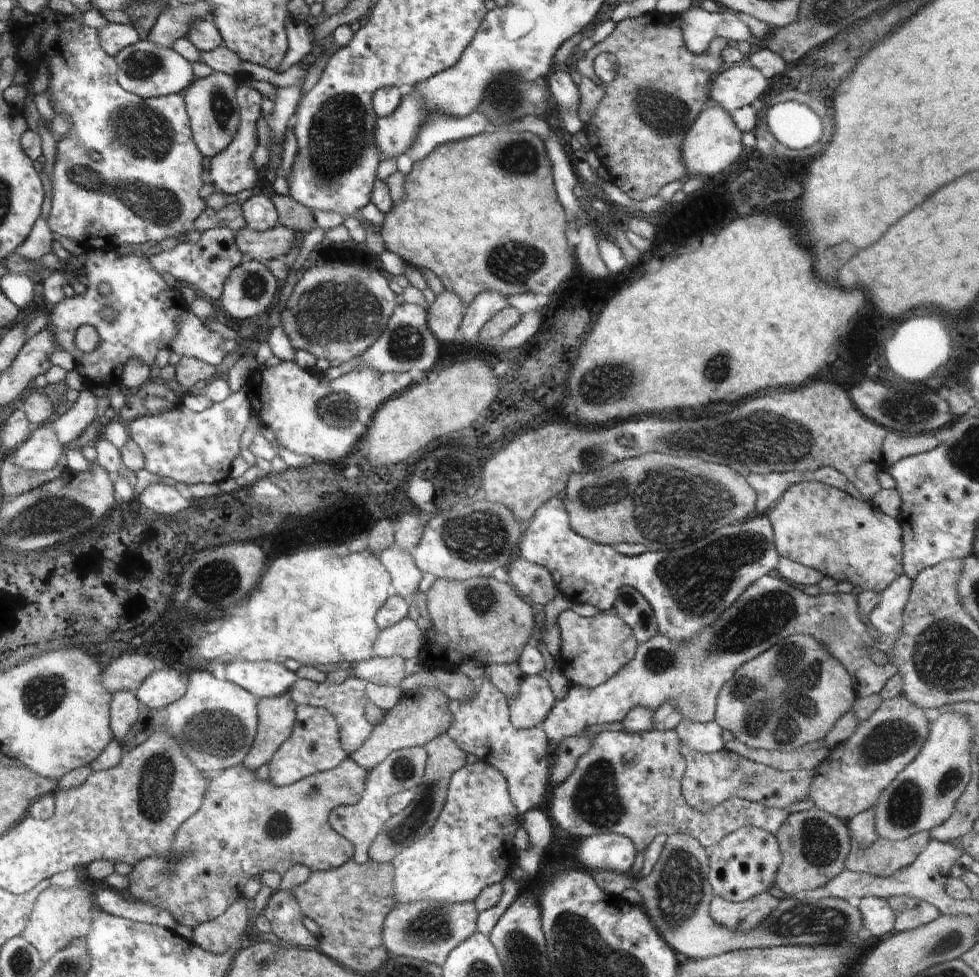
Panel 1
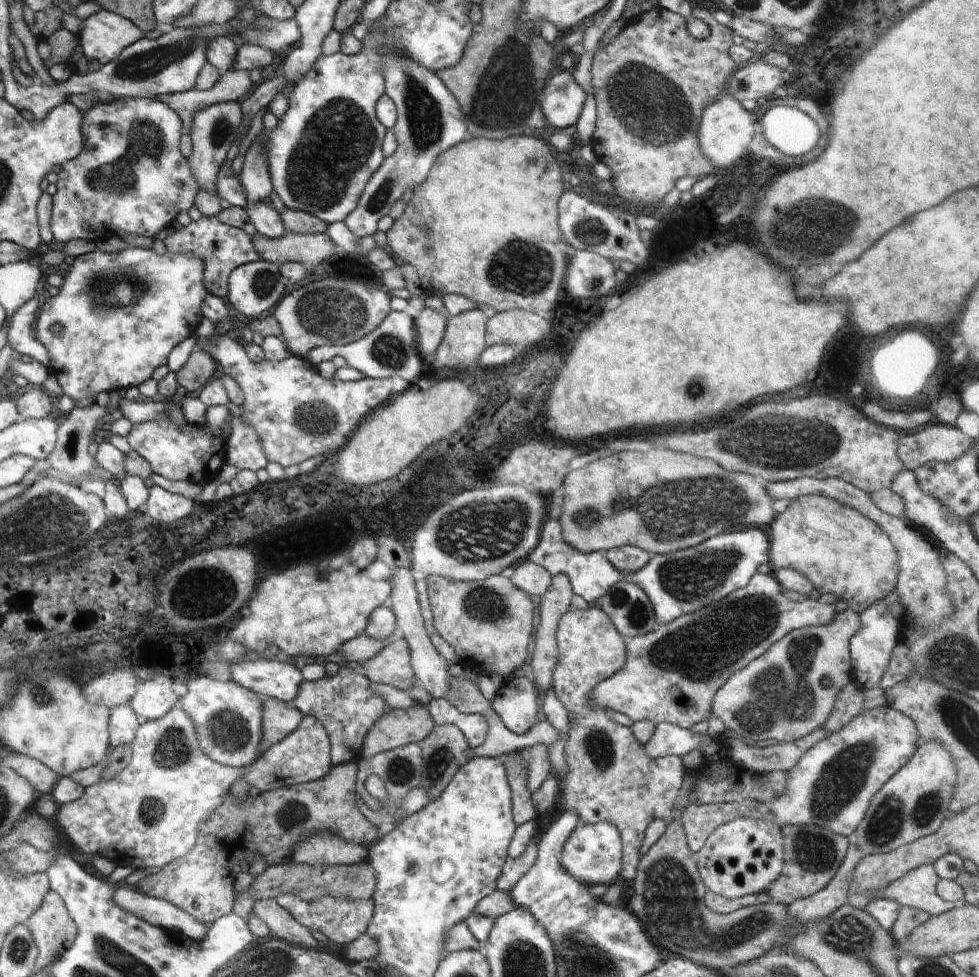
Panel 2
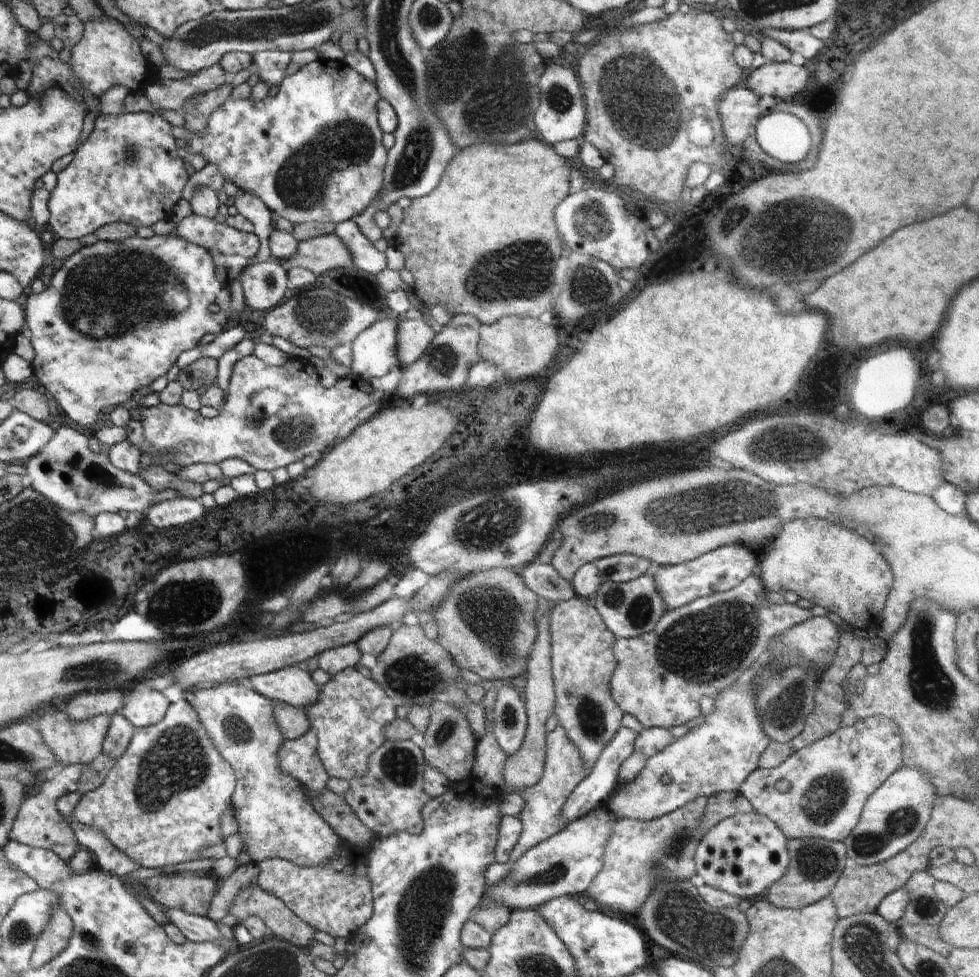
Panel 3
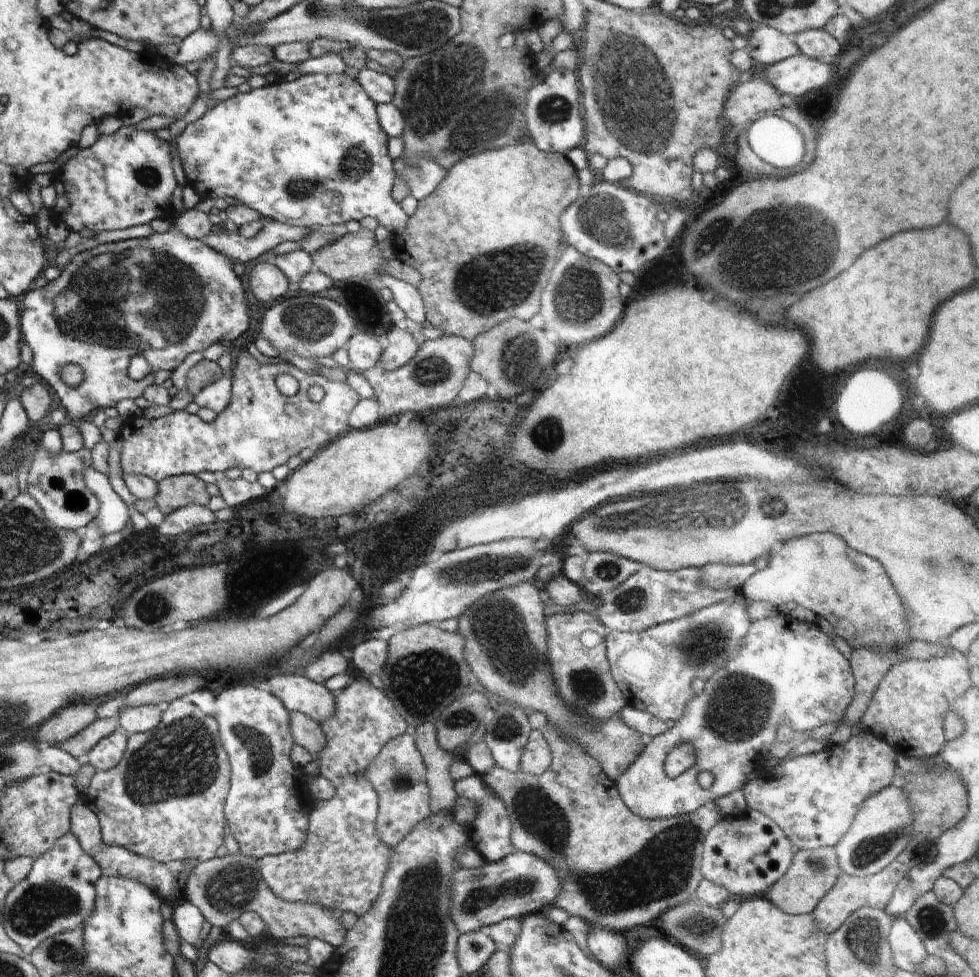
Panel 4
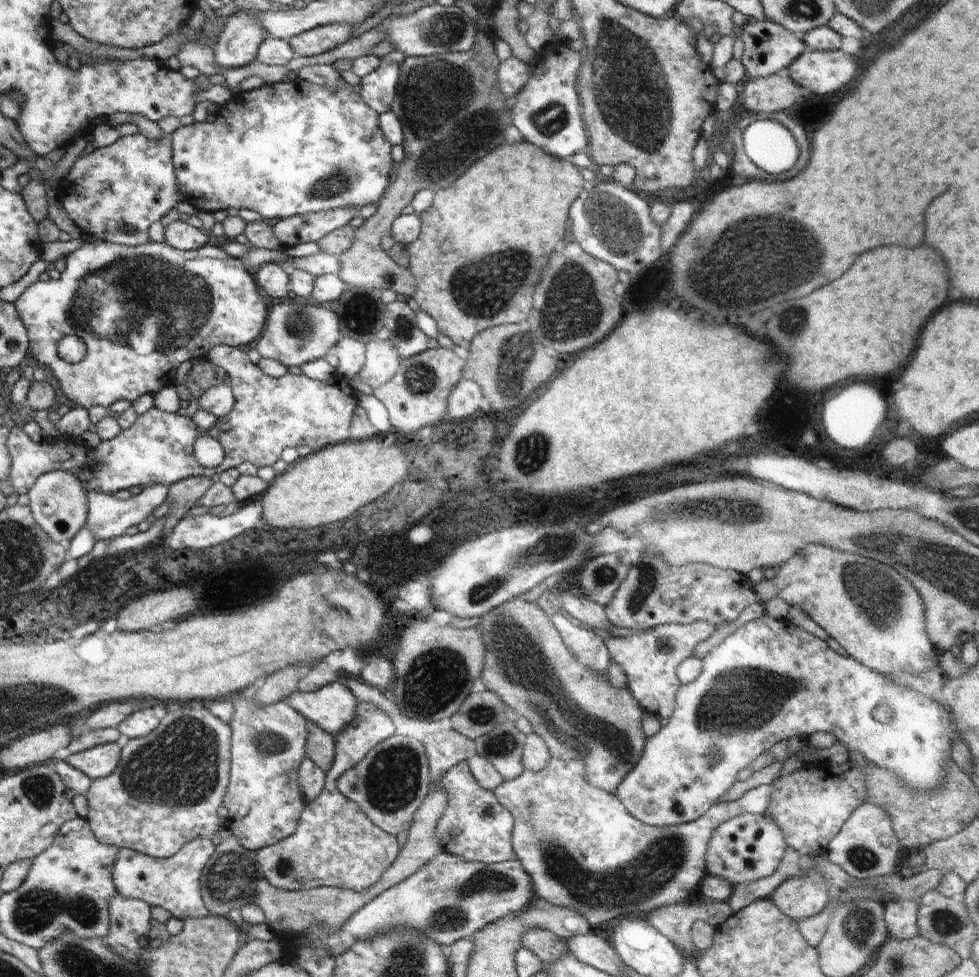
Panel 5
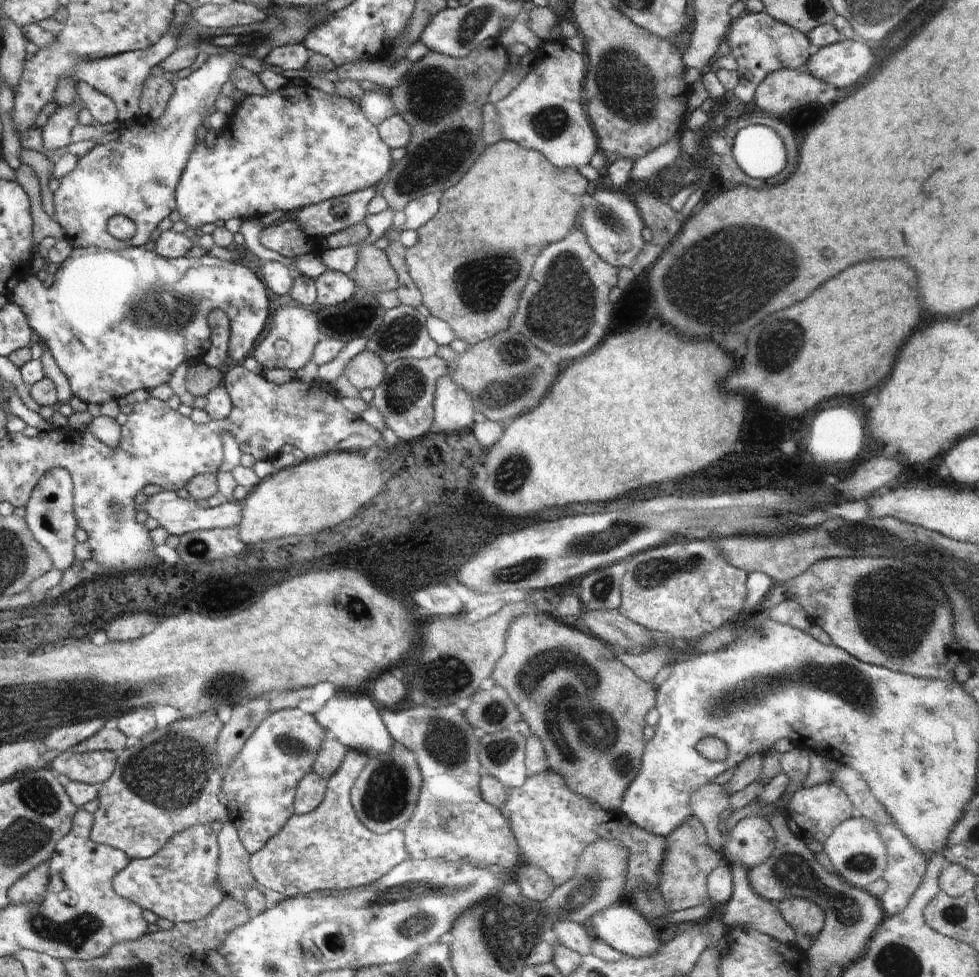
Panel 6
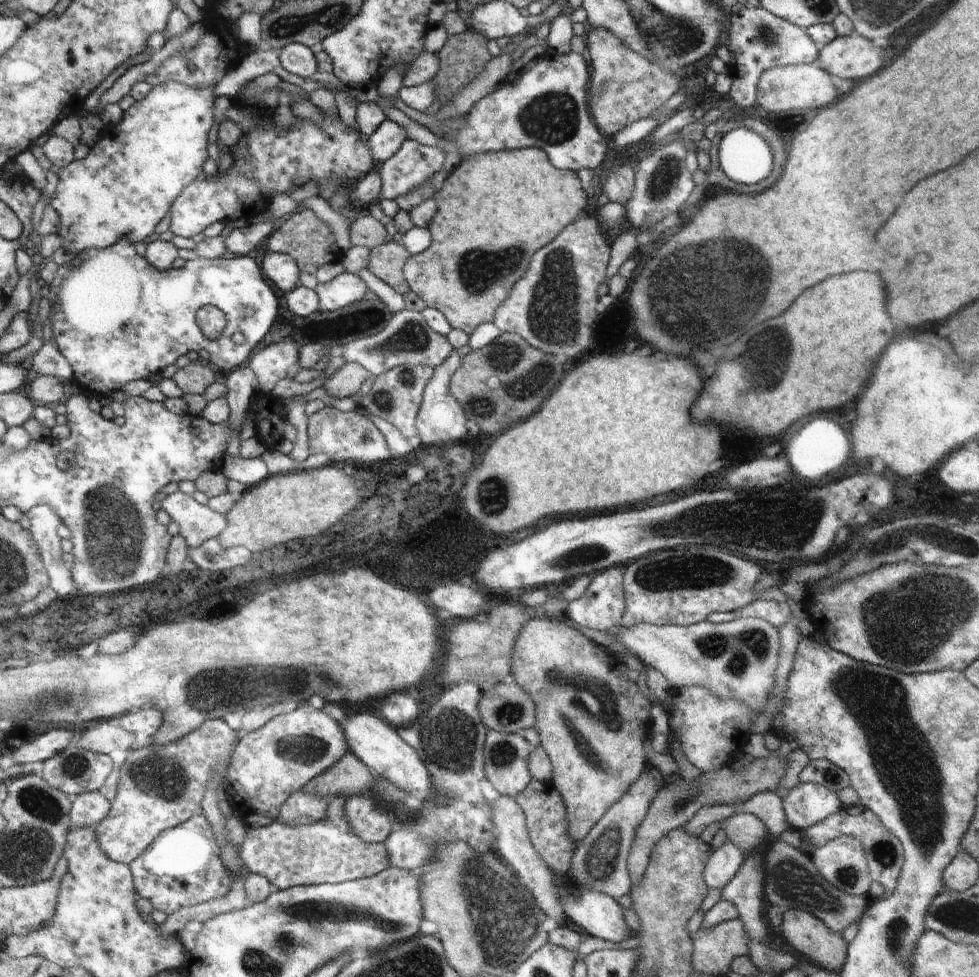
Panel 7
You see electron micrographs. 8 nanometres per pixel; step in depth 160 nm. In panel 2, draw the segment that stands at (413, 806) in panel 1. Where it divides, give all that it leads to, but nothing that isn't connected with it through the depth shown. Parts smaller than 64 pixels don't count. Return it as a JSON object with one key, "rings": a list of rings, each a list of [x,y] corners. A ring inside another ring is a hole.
{"rings":[[[435,724],[420,745],[424,764],[421,768],[420,786],[427,791],[430,804],[440,798],[447,784],[453,779],[454,773],[474,756],[473,748],[470,748],[464,733],[455,724]]]}

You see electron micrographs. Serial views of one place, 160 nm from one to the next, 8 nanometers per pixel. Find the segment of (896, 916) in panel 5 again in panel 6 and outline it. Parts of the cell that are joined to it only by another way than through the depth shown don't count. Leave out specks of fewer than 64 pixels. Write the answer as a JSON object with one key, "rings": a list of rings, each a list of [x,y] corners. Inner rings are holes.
{"rings":[[[875,824],[875,827],[879,830],[887,848],[887,865],[881,878],[888,882],[889,888],[881,896],[880,903],[886,916],[893,917],[903,912],[914,891],[920,886],[929,860],[898,827],[878,824]]]}

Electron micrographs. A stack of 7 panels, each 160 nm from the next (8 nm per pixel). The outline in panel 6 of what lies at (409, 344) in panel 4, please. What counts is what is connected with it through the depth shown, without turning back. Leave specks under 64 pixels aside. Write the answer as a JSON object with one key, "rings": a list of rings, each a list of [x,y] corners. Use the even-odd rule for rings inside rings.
{"rings":[[[364,349],[348,361],[343,372],[350,384],[359,391],[364,388],[374,390],[384,380],[386,367],[378,354]]]}

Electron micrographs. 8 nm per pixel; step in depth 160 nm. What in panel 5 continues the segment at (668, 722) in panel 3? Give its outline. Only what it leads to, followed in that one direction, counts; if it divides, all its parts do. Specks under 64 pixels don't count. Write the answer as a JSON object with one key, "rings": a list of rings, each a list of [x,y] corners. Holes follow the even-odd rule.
{"rings":[[[708,621],[690,624],[660,625],[632,636],[608,637],[603,639],[609,657],[616,662],[627,678],[627,687],[644,713],[656,718],[668,718],[675,707],[675,696],[681,682],[676,677],[676,668],[694,654],[694,648],[710,638],[718,627]]]}

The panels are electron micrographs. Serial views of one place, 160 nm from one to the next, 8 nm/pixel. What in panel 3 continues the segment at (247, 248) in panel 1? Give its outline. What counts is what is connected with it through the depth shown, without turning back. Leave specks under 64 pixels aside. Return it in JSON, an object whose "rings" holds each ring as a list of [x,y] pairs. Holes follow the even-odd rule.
{"rings":[[[336,234],[298,241],[295,253],[287,259],[278,259],[284,270],[302,267],[317,277],[331,274],[334,268],[350,267],[353,260],[347,246]]]}

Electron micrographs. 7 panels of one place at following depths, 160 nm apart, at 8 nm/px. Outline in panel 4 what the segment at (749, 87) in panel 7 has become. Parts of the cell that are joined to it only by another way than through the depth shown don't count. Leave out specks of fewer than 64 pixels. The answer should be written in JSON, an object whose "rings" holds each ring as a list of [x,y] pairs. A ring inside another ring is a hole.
{"rings":[[[758,26],[746,38],[748,44],[743,50],[762,66],[772,66],[800,53],[792,36],[768,26]]]}

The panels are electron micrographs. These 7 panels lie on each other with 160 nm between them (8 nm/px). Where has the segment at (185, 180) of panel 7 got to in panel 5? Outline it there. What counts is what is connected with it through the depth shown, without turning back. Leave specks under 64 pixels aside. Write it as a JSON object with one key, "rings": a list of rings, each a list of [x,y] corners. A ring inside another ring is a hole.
{"rings":[[[238,11],[225,18],[224,23],[224,29],[213,47],[217,63],[223,67],[242,67],[252,63],[258,56],[259,47],[263,44],[264,35],[266,35],[264,32],[267,32],[259,18],[252,11]],[[142,133],[120,137],[116,142],[105,147],[82,153],[74,162],[65,179],[70,180],[62,196],[62,208],[66,210],[72,222],[81,228],[84,236],[96,235],[102,241],[135,247],[148,240],[148,228],[152,222],[160,220],[176,204],[175,166],[172,166],[173,148],[166,138],[164,141],[153,141]]]}

